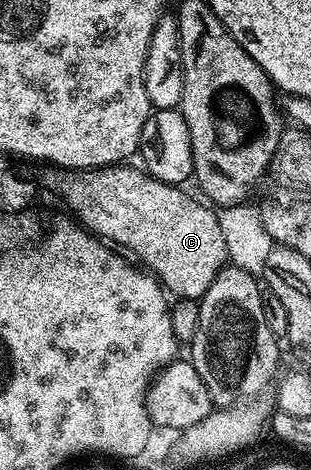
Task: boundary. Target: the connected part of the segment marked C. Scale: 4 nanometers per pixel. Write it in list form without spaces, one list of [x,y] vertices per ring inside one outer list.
[[[125,162],[105,168],[49,166],[44,169],[45,184],[94,236],[134,252],[129,254],[161,281],[166,293],[200,301],[227,260],[217,212],[196,195],[188,196],[184,187],[164,184],[140,167],[129,166]]]

